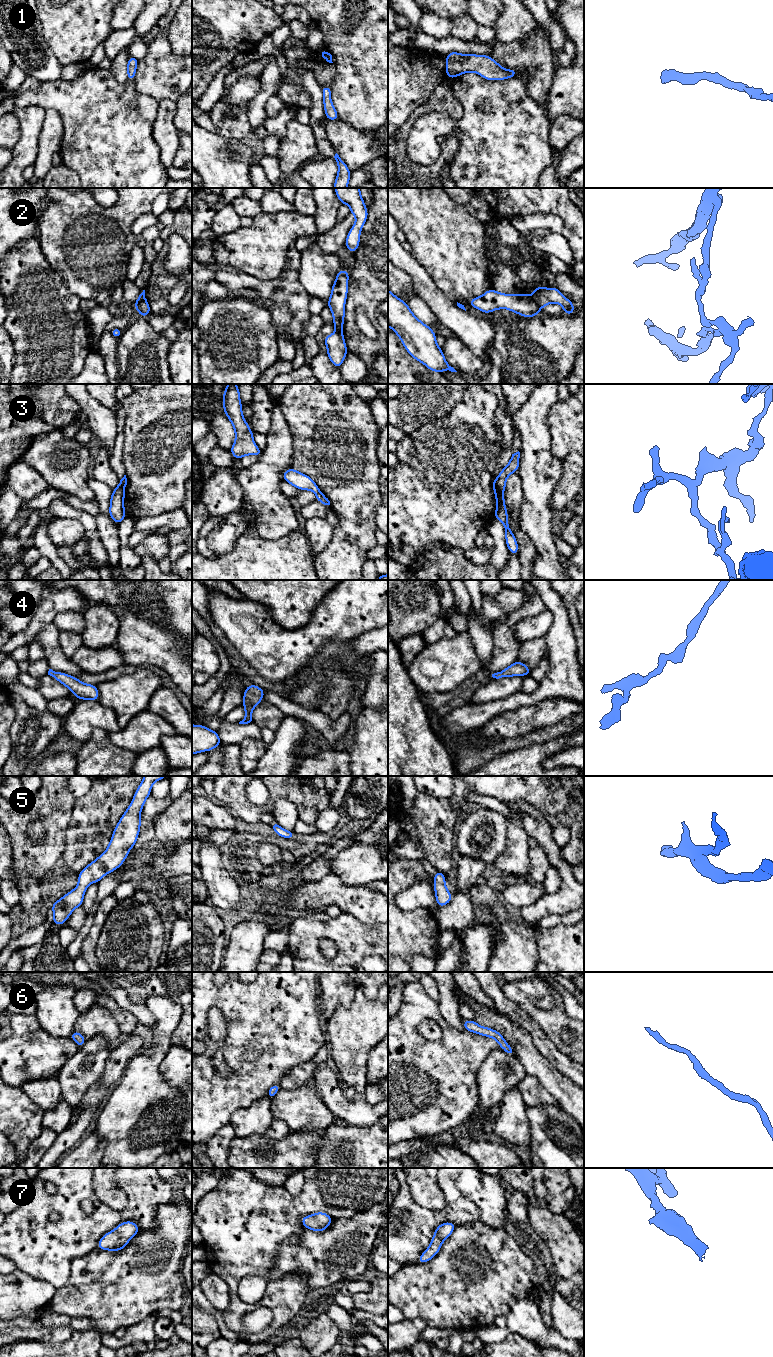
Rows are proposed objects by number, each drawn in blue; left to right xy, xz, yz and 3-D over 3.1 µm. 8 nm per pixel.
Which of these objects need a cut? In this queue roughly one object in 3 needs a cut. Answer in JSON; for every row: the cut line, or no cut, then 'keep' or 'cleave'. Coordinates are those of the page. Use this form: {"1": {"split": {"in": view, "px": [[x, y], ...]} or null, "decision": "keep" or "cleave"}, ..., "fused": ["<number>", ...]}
{"1": {"split": null, "decision": "keep"}, "2": {"split": {"in": "xy", "px": [[145, 299], [141, 300], [135, 308]]}, "decision": "cleave"}, "3": {"split": {"in": "yz", "px": [[495, 479], [496, 486], [502, 493]]}, "decision": "cleave"}, "4": {"split": null, "decision": "keep"}, "5": {"split": null, "decision": "keep"}, "6": {"split": null, "decision": "keep"}, "7": {"split": null, "decision": "keep"}, "fused": ["2", "3"]}

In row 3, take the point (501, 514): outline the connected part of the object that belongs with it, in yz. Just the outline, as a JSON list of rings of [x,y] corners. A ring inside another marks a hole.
[[[496,479],[492,483],[493,491],[495,492],[496,499],[496,511],[494,518],[498,519],[504,526],[505,529],[505,540],[507,548],[510,553],[518,556],[518,543],[516,541],[514,533],[511,531],[509,522],[508,522],[508,513],[505,506],[504,494],[497,489]]]

